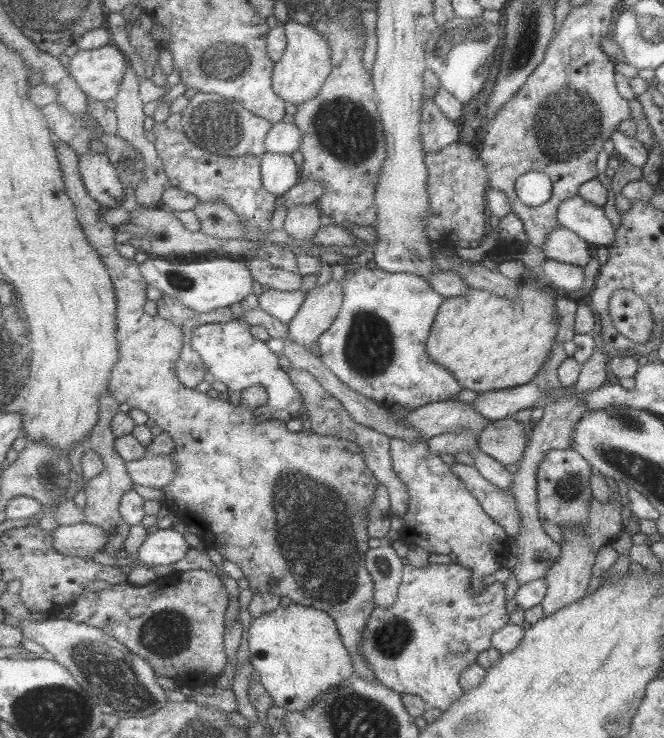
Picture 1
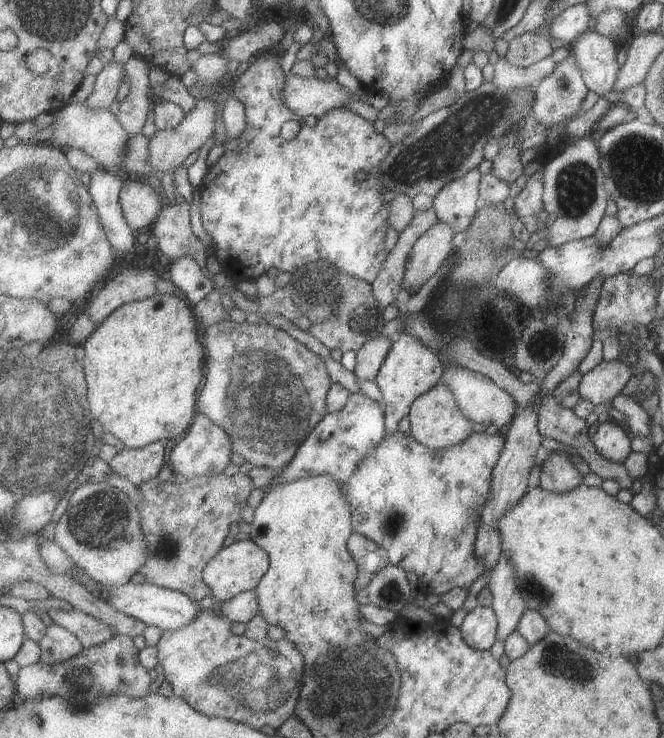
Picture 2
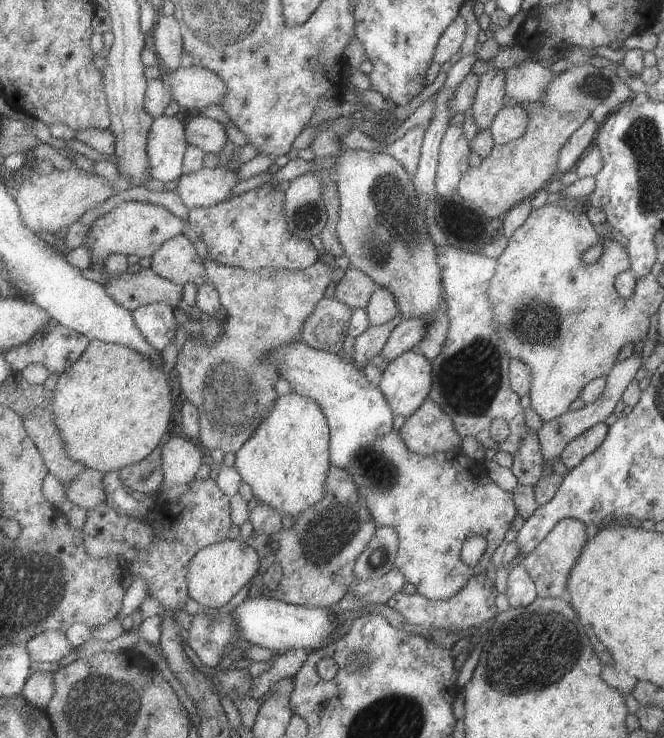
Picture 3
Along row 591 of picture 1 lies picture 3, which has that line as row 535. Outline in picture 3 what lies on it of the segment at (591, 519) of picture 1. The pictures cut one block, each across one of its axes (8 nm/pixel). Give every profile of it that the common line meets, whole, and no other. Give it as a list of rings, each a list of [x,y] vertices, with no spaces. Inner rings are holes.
[[[563,518],[555,522],[555,526],[547,532],[547,536],[539,544],[521,558],[514,558],[511,564],[521,565],[527,571],[531,582],[535,585],[536,596],[541,598],[555,598],[565,596],[565,584],[569,570],[573,568],[583,544],[585,544],[585,525],[575,518]]]

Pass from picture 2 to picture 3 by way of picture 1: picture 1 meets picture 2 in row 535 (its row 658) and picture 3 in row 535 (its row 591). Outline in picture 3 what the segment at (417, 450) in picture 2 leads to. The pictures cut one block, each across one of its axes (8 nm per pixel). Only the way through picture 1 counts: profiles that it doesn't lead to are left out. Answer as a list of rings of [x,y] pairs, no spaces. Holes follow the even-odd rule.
[[[305,341],[291,342],[275,348],[267,354],[267,360],[277,366],[279,374],[293,384],[301,396],[319,402],[327,415],[331,429],[331,462],[333,466],[345,468],[353,475],[355,484],[364,501],[370,507],[378,528],[394,526],[399,532],[399,550],[396,566],[405,582],[413,584],[415,590],[432,601],[447,600],[465,586],[474,574],[490,572],[492,552],[503,542],[503,536],[516,515],[512,492],[507,492],[487,477],[485,461],[469,458],[460,448],[434,455],[418,455],[410,451],[393,428],[394,410],[379,385],[370,384],[369,378],[357,369],[353,359],[339,354],[310,347]],[[469,536],[481,536],[486,542],[485,552],[479,562],[467,565],[462,561],[462,544]]]

